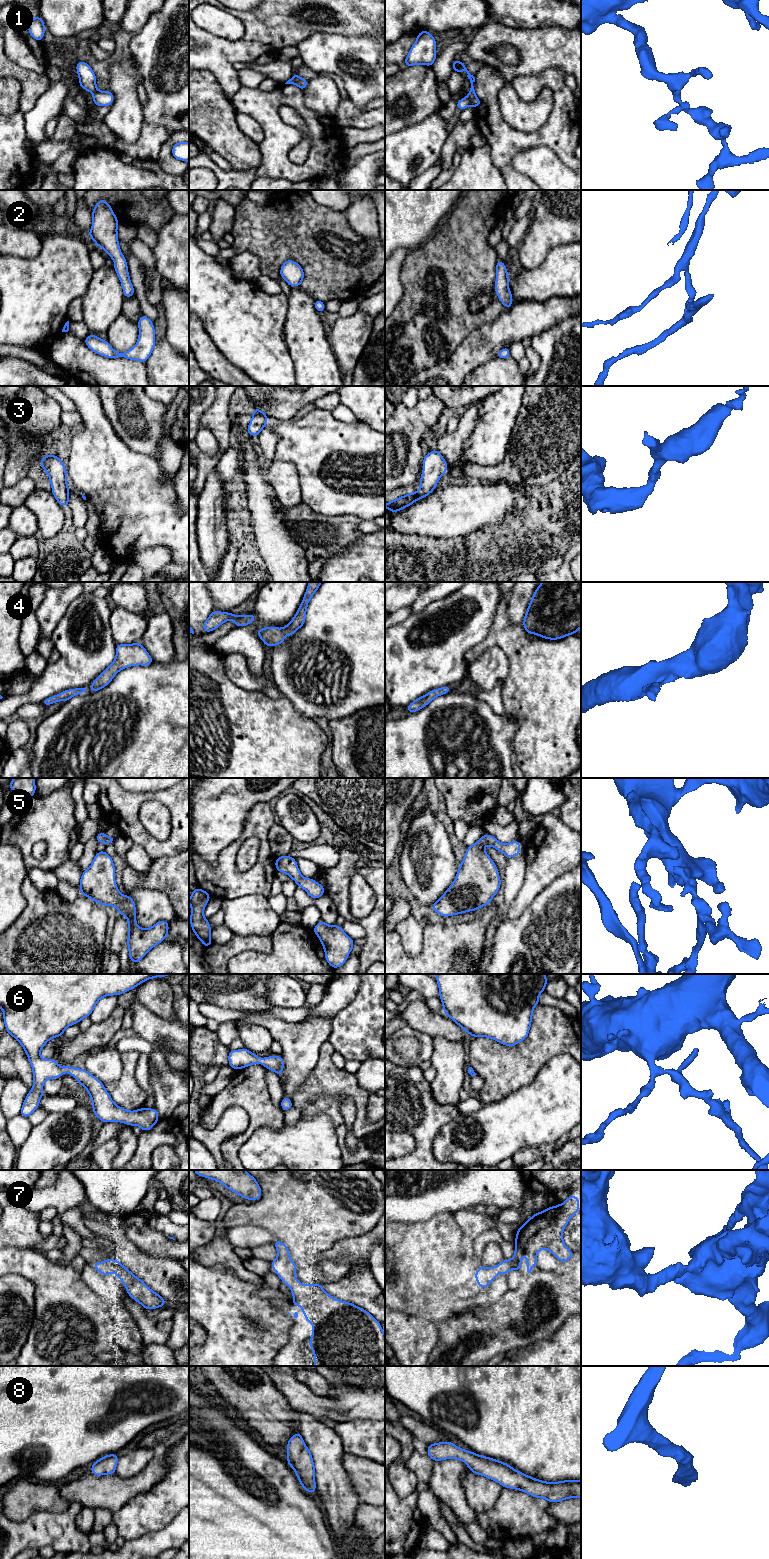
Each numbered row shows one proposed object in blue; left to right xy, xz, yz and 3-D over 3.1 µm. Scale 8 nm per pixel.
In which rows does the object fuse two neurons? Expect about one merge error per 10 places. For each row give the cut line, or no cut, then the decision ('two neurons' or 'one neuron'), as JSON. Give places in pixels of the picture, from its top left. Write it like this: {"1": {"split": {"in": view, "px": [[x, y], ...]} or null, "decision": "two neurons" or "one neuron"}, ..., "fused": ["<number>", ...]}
{"1": {"split": null, "decision": "one neuron"}, "2": {"split": null, "decision": "one neuron"}, "3": {"split": null, "decision": "one neuron"}, "4": {"split": null, "decision": "one neuron"}, "5": {"split": null, "decision": "one neuron"}, "6": {"split": null, "decision": "one neuron"}, "7": {"split": null, "decision": "one neuron"}, "8": {"split": null, "decision": "one neuron"}, "fused": []}

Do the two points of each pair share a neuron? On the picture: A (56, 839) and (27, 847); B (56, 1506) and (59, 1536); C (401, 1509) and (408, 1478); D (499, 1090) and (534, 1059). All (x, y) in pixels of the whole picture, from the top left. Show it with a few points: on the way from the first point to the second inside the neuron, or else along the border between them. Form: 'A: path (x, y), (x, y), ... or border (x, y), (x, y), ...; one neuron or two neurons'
A: path (49, 837), (36, 837), (33, 840); one neuron
B: border (70, 1503), (69, 1507), (61, 1512), (34, 1513); two neurons
C: border (415, 1489), (404, 1497), (399, 1497), (395, 1493); two neurons
D: path (508, 1081), (525, 1064); one neuron

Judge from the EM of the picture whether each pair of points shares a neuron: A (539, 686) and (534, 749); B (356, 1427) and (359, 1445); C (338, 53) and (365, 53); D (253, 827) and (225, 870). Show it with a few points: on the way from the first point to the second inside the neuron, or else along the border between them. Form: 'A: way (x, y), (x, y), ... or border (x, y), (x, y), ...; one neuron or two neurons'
A: way (539, 702), (539, 733); one neuron
B: way (359, 1431), (359, 1441); one neuron
C: way (345, 53), (358, 53); one neuron
D: way (242, 838), (230, 851), (226, 859); one neuron

